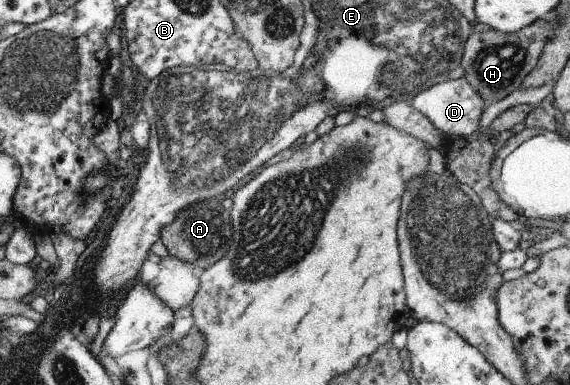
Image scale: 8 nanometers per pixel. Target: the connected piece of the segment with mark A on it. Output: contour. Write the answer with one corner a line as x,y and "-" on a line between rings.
218,199
196,201
184,207
184,211
180,211
172,223
160,229
160,241
166,248
168,256
176,257
180,261
188,261
190,265
201,269
212,267
218,259
226,255
232,241
229,210
224,209

